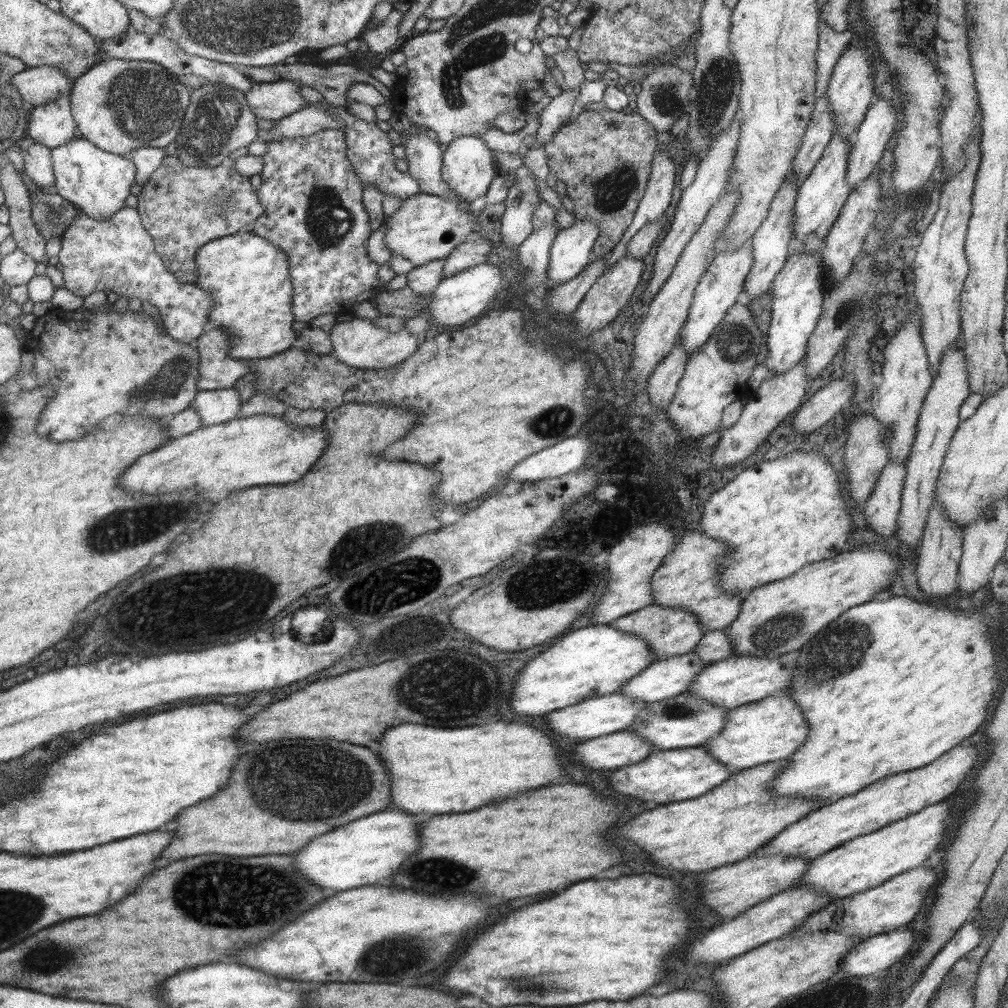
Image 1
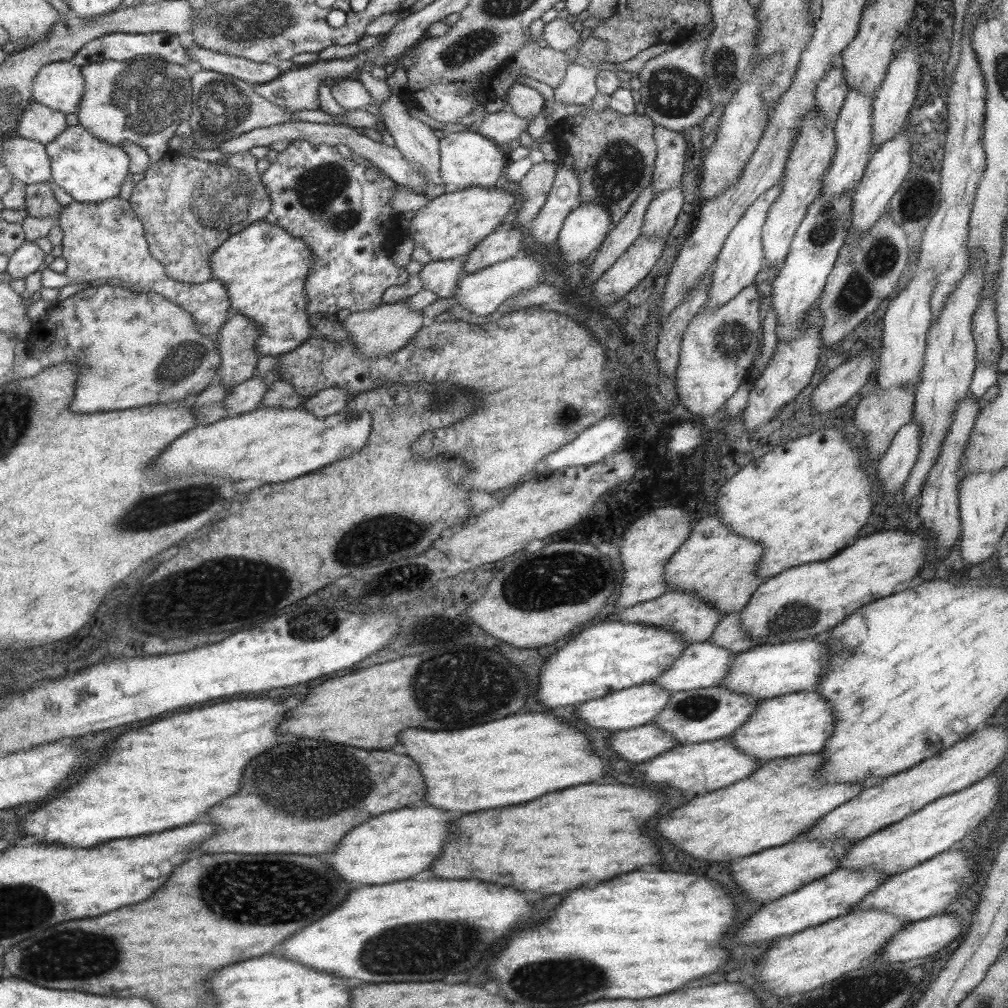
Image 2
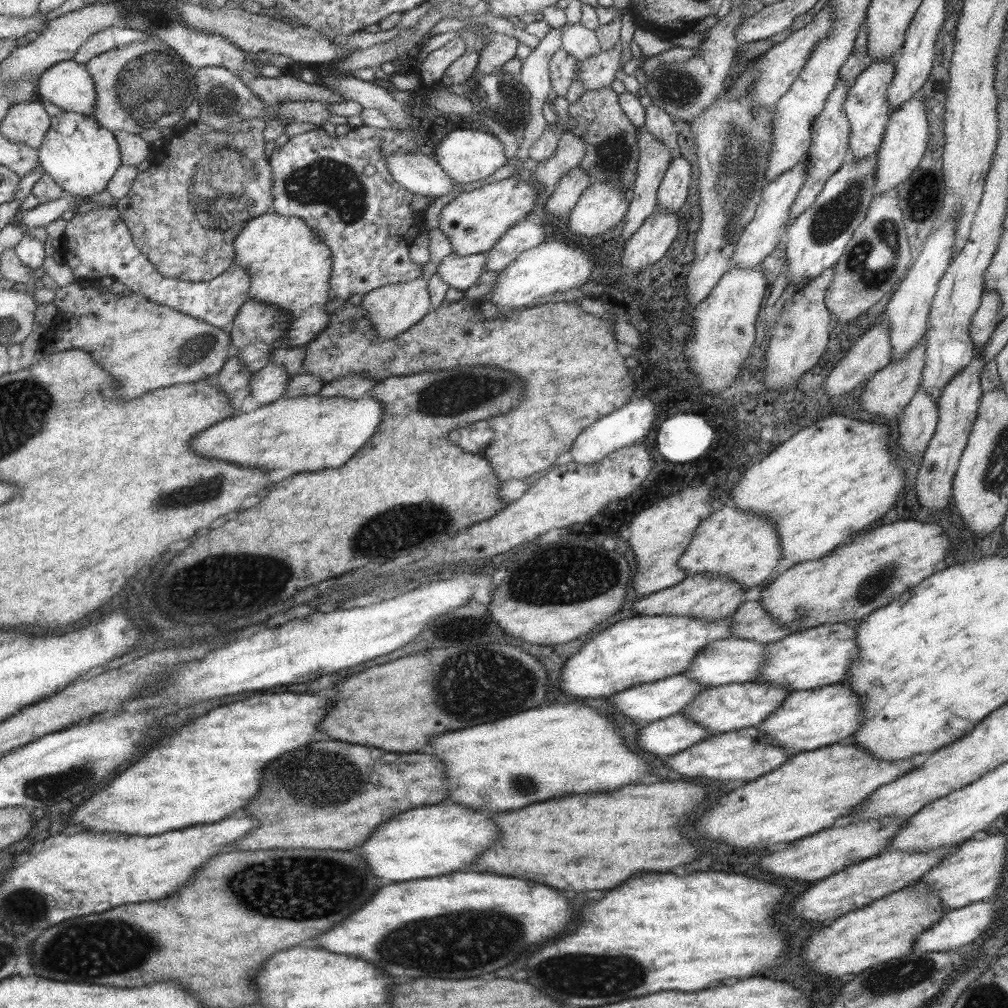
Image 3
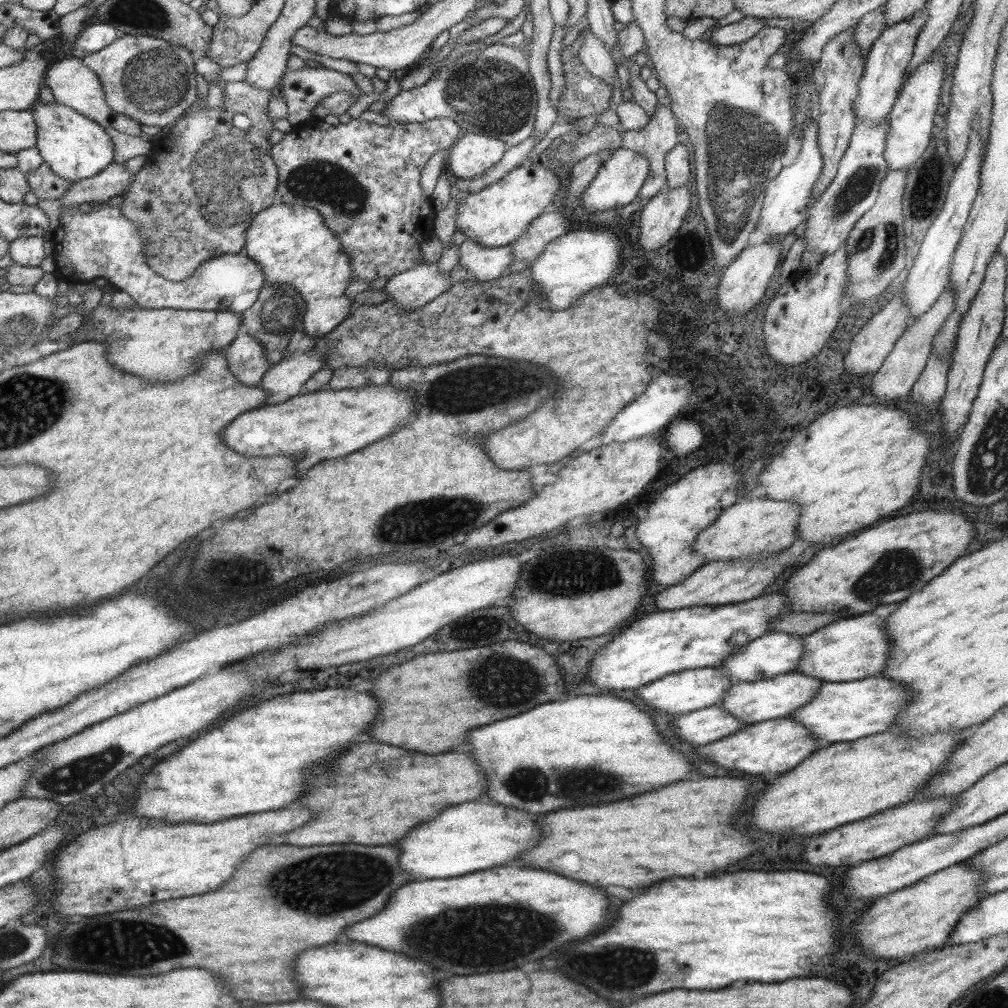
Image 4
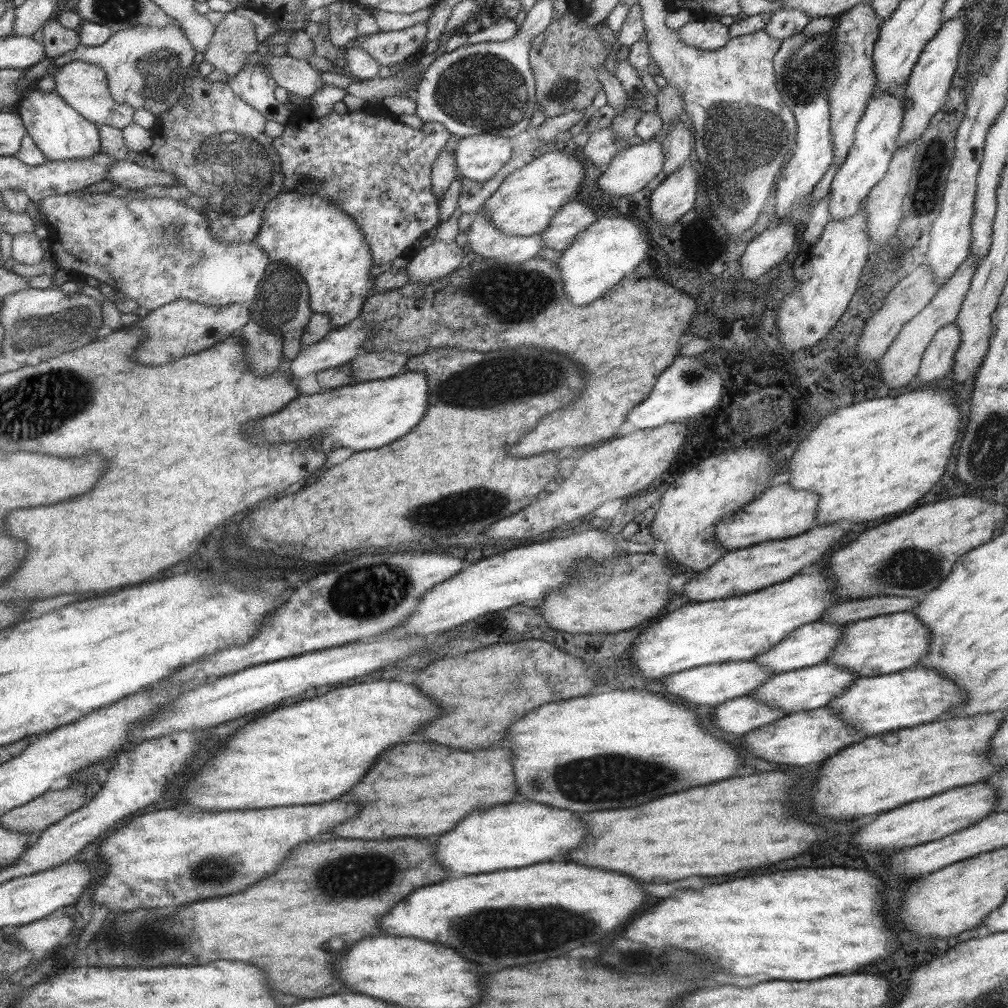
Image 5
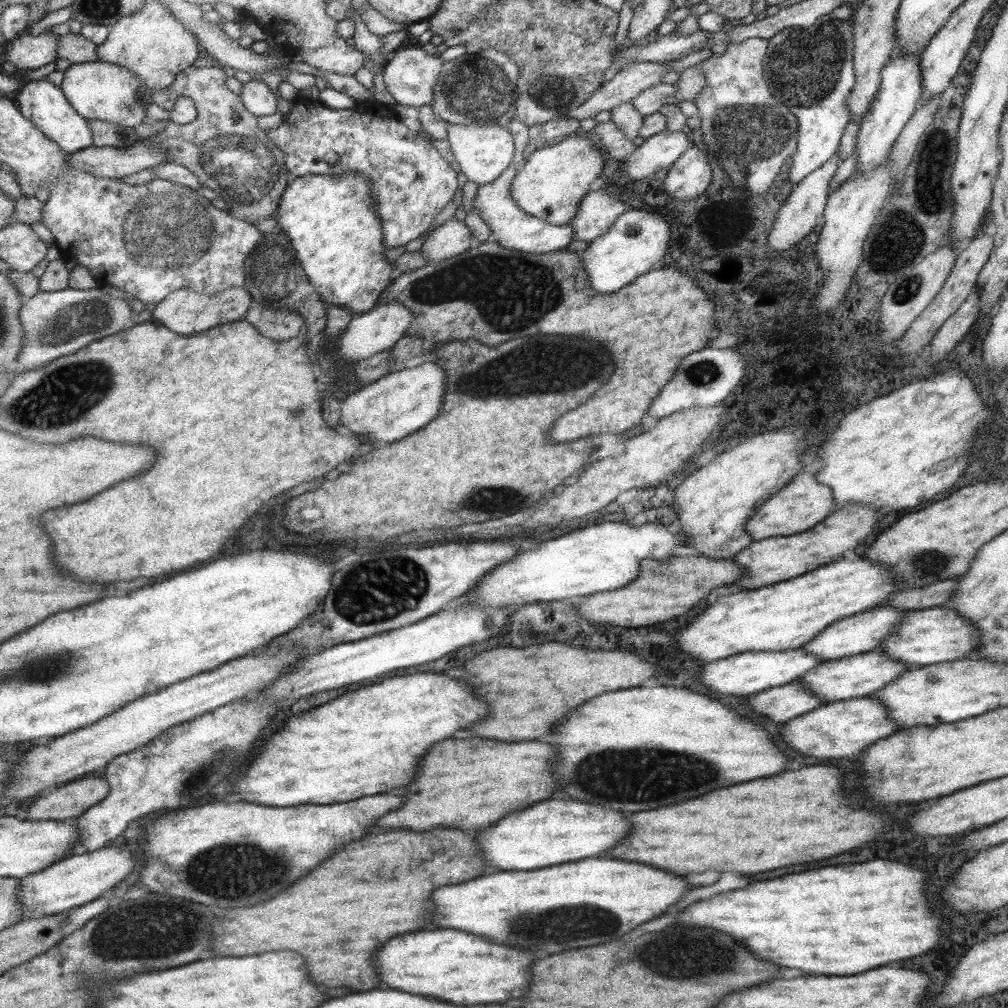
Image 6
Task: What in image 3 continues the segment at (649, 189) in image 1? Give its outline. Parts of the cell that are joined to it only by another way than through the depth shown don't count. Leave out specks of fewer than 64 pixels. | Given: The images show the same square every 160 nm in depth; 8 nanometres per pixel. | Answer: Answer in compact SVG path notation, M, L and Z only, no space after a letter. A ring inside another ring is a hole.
M649 104L644 109L644 130L651 133L658 141L670 150L670 161L680 156L677 147L678 128L671 117Z

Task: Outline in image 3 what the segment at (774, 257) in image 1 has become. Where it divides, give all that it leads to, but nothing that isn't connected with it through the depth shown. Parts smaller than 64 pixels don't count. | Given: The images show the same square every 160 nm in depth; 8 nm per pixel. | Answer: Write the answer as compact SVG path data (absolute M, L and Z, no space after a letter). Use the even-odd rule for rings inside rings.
M839 79L826 98L826 104L823 105L822 112L814 118L813 124L810 126L811 139L809 152L807 153L806 180L803 181L791 205L787 227L794 224L794 220L807 211L809 206L814 204L815 197L821 192L822 186L826 184L826 181L834 173L837 173L844 164L852 160L849 143L850 122L846 119L846 113L843 110L843 101L846 100L847 91L846 84Z

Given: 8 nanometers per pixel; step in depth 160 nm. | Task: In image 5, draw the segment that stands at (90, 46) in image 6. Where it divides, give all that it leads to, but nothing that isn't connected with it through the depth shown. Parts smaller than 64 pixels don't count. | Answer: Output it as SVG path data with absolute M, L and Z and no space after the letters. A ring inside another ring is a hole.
M56 15L44 24L42 34L41 41L46 46L46 55L49 59L73 52L81 45L80 34L77 28L65 28Z

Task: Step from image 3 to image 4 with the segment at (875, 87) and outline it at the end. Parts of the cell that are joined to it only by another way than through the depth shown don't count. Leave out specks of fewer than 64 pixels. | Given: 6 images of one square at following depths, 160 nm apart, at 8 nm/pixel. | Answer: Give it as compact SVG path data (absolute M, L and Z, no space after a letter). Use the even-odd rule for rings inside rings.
M926 6L924 10L912 14L907 20L883 28L879 38L870 46L865 69L858 80L858 96L854 98L853 109L857 120L878 124L878 122L884 122L890 114L898 98L903 78L906 78L907 66L914 57L918 32L922 29L923 21L926 19L925 11Z

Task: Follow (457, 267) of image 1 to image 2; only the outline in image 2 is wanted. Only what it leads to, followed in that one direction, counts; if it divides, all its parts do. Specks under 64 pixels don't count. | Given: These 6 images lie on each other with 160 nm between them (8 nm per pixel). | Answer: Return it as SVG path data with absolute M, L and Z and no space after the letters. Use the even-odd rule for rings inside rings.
M506 226L486 234L486 237L462 258L462 274L473 274L495 262L517 256L522 247L521 235L524 232L519 227Z

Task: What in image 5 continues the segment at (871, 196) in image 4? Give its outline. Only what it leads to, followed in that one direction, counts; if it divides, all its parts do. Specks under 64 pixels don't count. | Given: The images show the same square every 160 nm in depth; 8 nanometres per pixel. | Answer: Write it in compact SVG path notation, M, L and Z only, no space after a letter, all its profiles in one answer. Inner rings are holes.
M882 92L875 93L871 96L871 100L867 105L862 117L858 120L858 126L855 129L854 142L850 146L847 153L846 160L842 162L841 166L835 171L830 182L828 192L827 211L830 220L840 220L840 218L847 218L854 216L859 211L859 206L865 203L866 197L870 194L870 190L882 180L886 170L890 166L890 160L897 149L897 136L899 129L902 126L902 98L900 93L882 94Z

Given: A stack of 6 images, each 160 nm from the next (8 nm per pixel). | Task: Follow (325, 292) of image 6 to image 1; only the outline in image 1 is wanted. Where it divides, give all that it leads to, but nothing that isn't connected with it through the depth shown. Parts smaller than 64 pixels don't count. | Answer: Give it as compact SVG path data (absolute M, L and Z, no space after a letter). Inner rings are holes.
M250 229L208 242L195 257L198 279L196 285L214 298L210 312L210 327L221 327L232 336L230 357L245 360L275 356L298 346L299 331L293 329L293 281L290 277L288 256L266 238L257 236Z

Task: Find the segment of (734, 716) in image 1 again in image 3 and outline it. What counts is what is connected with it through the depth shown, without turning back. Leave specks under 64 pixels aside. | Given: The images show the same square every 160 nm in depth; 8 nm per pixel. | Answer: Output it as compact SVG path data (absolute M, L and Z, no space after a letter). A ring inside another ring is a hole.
M842 683L819 688L790 692L781 705L761 721L756 729L770 743L776 744L792 757L803 751L846 742L856 731L862 717L862 706L858 696Z

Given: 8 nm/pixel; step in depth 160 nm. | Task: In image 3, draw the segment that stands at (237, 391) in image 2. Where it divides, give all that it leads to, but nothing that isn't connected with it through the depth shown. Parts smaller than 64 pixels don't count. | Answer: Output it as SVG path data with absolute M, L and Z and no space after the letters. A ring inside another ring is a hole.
M271 362L259 372L253 373L250 380L250 391L255 402L264 405L272 404L285 397L287 383L291 380L282 364Z

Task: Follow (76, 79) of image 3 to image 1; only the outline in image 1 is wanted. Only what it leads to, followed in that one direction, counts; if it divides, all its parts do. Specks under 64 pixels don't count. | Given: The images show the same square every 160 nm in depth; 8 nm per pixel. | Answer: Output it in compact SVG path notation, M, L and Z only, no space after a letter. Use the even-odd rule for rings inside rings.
M51 66L26 68L15 73L11 81L24 100L35 106L56 101L61 94L67 93L70 96L73 88L66 74Z

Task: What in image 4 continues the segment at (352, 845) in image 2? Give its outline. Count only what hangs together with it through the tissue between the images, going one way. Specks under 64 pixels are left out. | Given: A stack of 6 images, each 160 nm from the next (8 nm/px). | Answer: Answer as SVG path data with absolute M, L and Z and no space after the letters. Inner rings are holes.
M477 798L457 806L448 806L435 818L413 826L405 838L393 842L393 845L398 850L398 867L411 880L422 881L453 878L503 864L513 860L517 852L533 846L537 836L539 830L533 826L531 818L525 818L513 808L503 810L503 806L497 806L487 798Z

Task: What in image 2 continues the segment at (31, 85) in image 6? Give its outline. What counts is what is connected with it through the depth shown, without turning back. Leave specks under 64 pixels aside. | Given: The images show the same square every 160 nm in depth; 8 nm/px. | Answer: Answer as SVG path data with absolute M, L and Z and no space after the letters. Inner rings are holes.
M80 123L65 130L57 140L47 145L47 150L54 172L52 178L79 203L101 203L118 198L125 180L132 174L131 157L126 150L95 138Z

